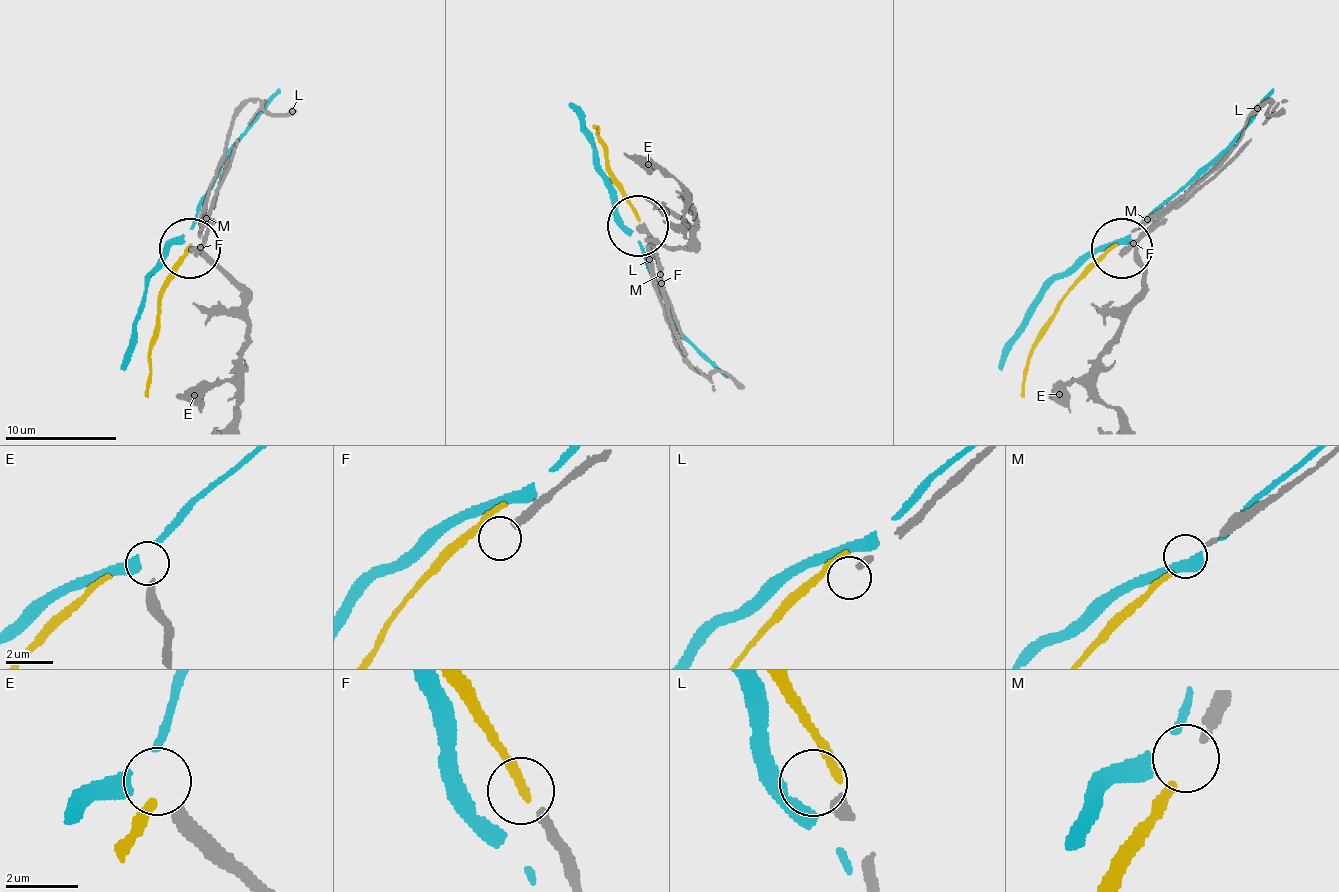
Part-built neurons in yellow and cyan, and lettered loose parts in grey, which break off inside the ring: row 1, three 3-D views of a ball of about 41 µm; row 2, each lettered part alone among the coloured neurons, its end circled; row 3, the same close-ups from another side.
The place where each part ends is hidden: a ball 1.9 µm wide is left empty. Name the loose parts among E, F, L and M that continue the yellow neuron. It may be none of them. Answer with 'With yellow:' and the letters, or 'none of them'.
With yellow: M

